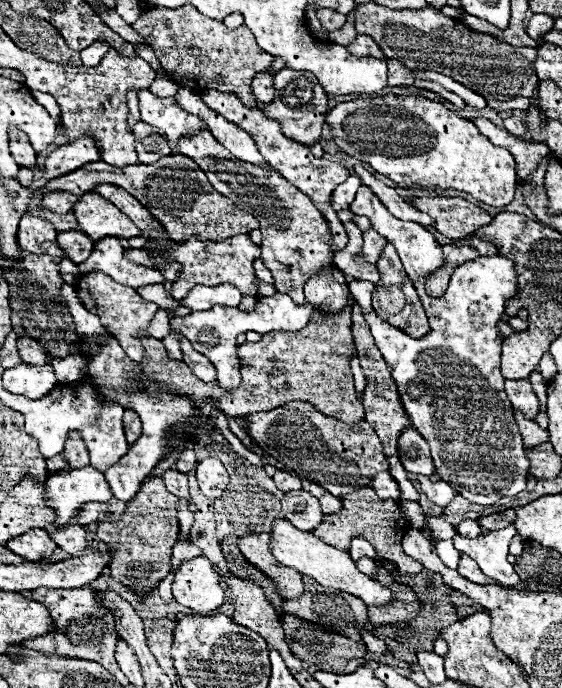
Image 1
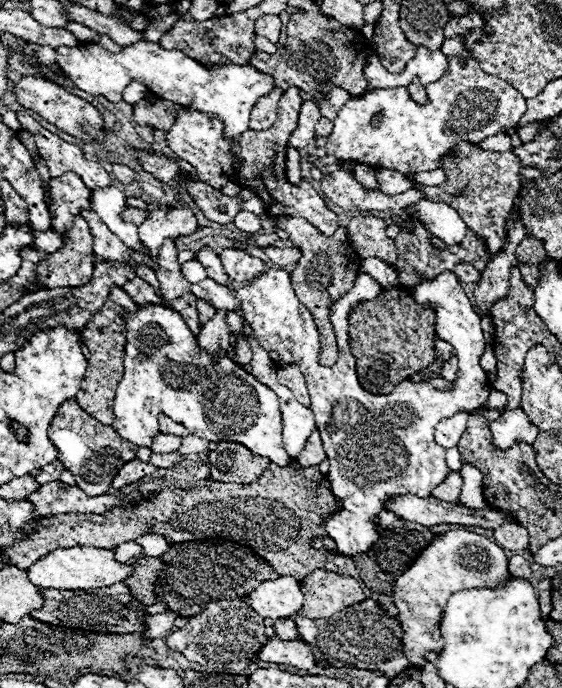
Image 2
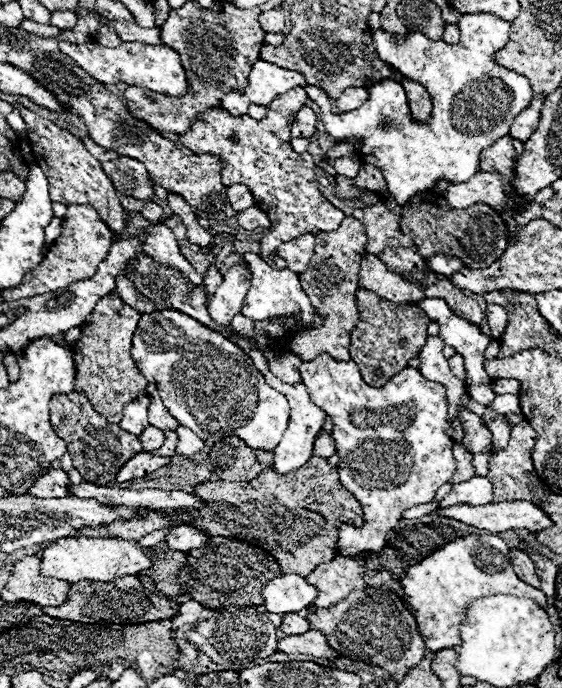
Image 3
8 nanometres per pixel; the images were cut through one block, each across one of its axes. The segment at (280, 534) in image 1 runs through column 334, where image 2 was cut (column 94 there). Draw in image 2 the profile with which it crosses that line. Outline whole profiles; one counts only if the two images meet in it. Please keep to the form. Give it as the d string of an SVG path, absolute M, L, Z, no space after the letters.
M60 548L42 556L28 568L28 580L38 588L52 588L52 590L90 590L90 588L104 588L116 582L126 580L132 576L132 566L114 560L114 548Z

